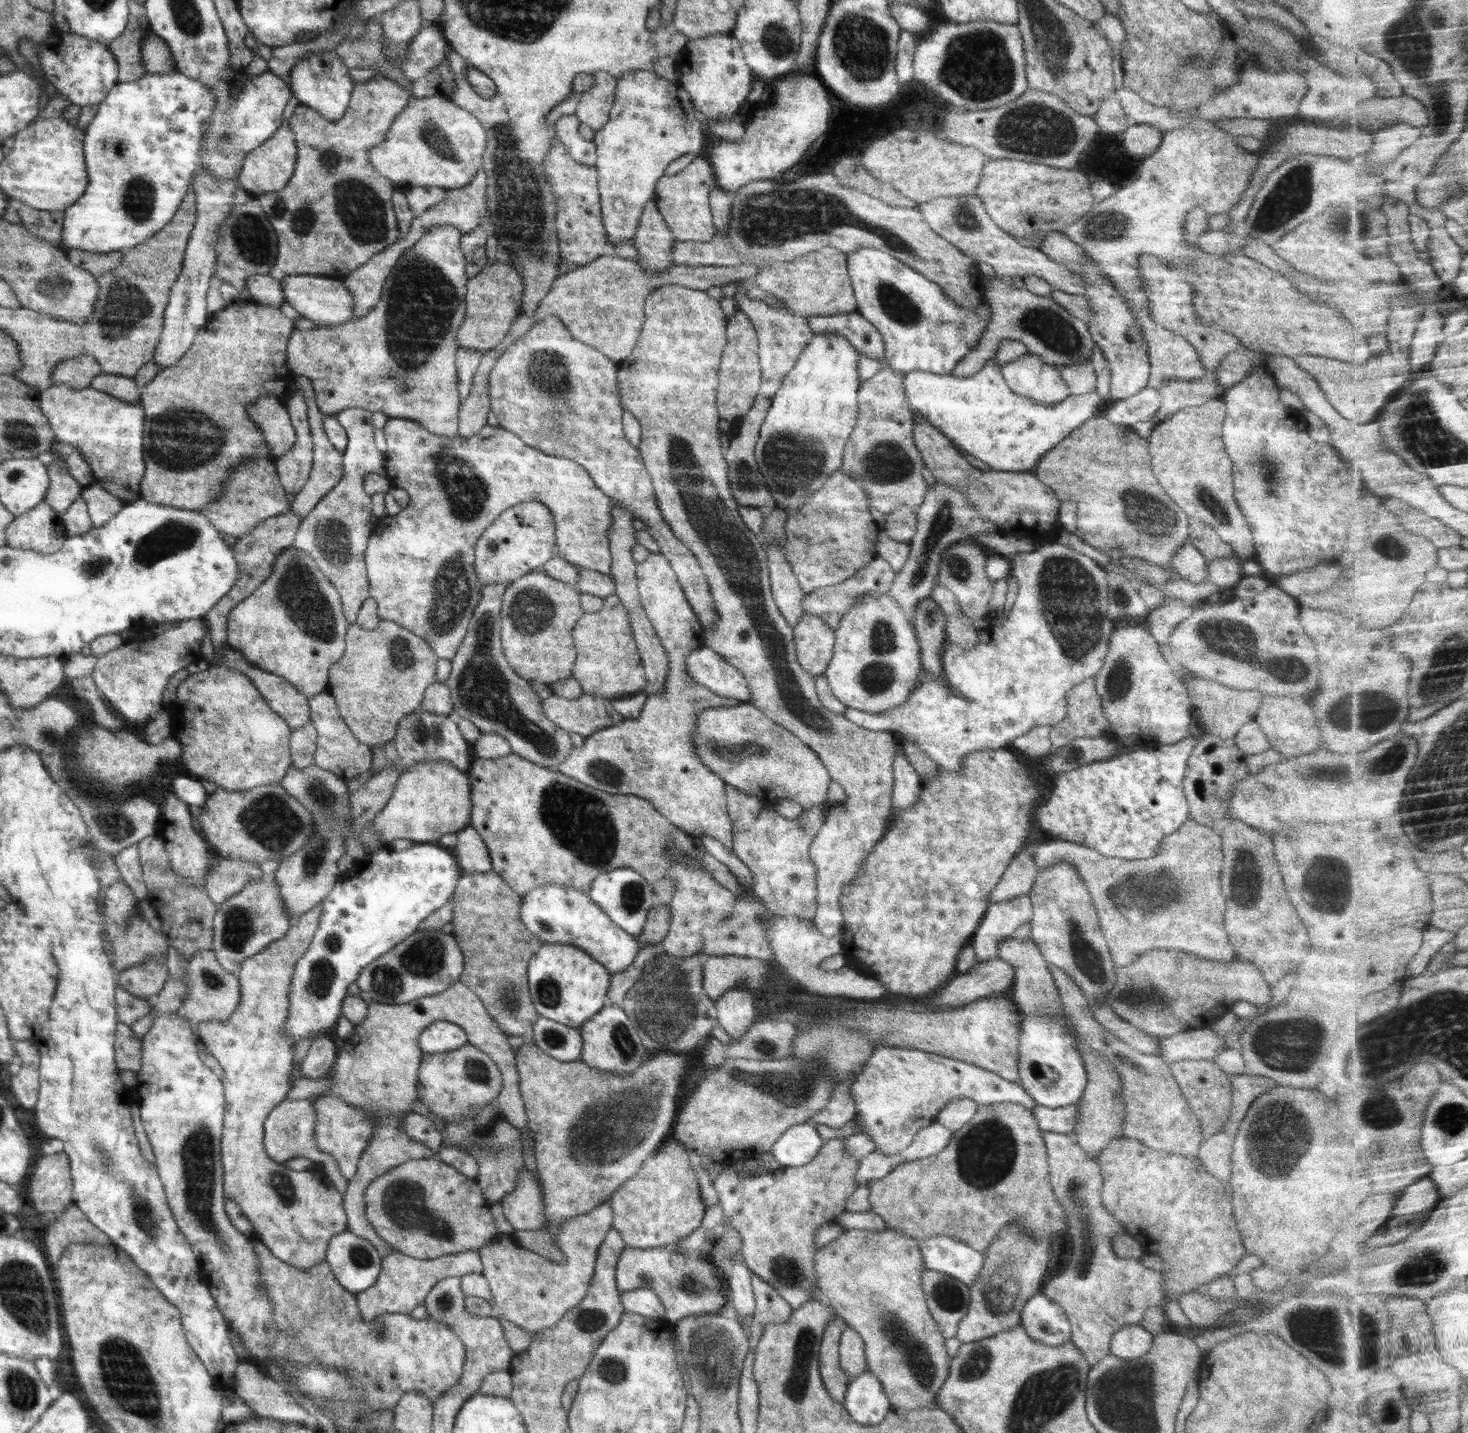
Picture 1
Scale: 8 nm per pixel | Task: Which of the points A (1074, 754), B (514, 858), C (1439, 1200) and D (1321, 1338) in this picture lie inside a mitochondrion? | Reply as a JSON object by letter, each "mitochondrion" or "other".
{"A":"other","B":"other","C":"other","D":"mitochondrion"}

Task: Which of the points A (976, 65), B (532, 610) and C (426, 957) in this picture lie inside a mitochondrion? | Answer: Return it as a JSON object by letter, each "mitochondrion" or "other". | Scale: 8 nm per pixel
{"A":"mitochondrion","B":"mitochondrion","C":"mitochondrion"}

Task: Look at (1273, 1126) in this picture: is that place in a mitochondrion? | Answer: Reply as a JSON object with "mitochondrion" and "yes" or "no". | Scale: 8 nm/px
{"mitochondrion":"yes"}

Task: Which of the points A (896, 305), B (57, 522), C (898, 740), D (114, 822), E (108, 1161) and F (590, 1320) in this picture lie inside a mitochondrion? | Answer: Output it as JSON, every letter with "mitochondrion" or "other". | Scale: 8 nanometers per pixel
{"A":"mitochondrion","B":"other","C":"other","D":"mitochondrion","E":"mitochondrion","F":"mitochondrion"}

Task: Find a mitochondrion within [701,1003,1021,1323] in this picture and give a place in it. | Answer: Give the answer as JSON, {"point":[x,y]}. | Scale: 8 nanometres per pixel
{"point":[796,1088]}

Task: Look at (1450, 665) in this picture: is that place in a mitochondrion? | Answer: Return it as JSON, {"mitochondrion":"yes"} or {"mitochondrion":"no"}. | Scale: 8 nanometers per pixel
{"mitochondrion":"yes"}

